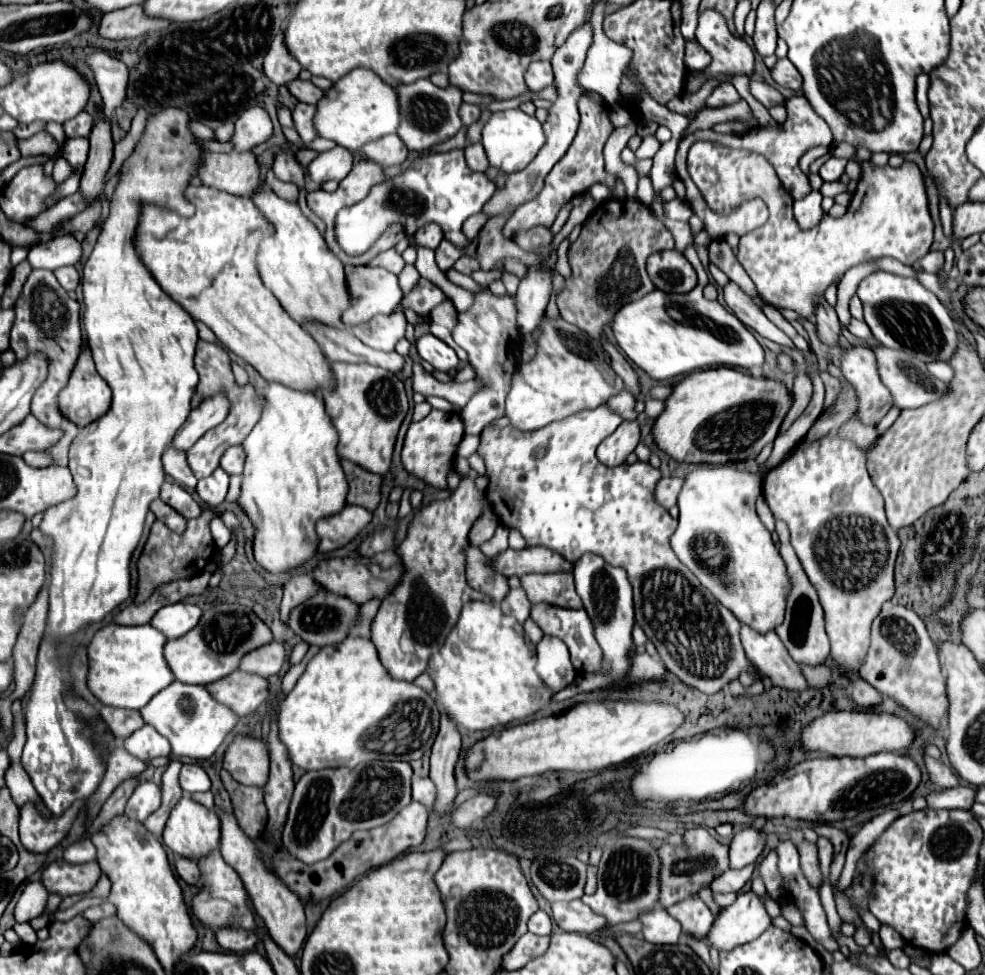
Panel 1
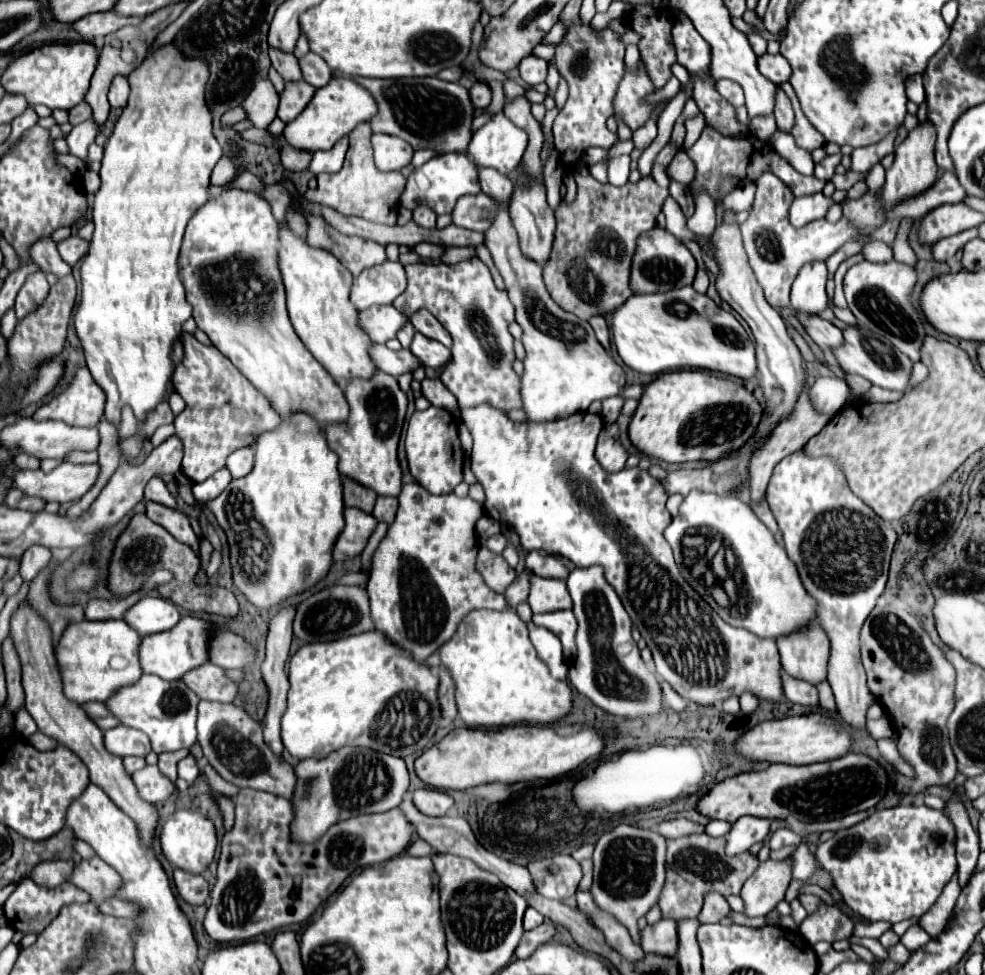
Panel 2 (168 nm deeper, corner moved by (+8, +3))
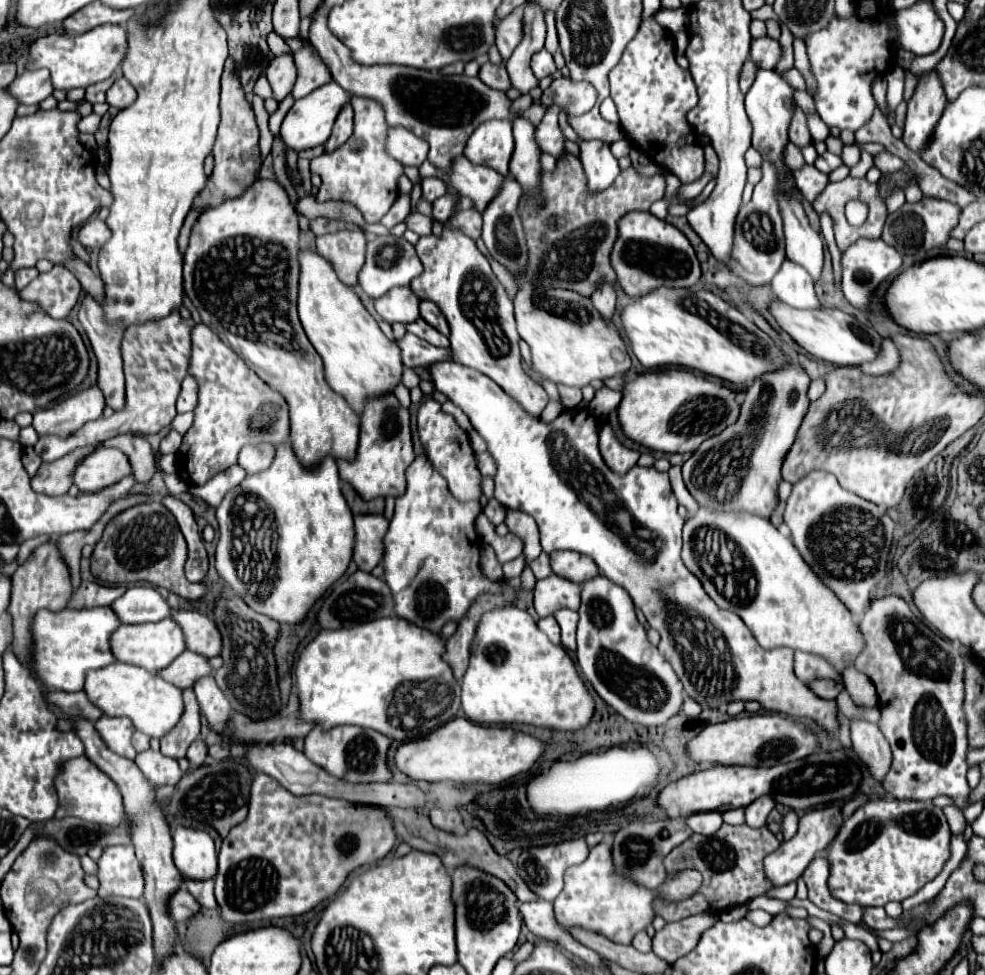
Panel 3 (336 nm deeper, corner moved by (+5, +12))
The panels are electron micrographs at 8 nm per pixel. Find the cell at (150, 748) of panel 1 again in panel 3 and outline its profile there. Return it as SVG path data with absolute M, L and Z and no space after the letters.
M103 715L99 721L95 721L95 727L111 751L129 759L137 755L131 745L131 737L135 733L135 725L131 723L131 719Z

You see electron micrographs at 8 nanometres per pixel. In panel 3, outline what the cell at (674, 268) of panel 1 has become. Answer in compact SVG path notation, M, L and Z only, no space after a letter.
M631 213L619 223L619 239L615 241L611 263L617 273L617 283L629 297L641 297L657 287L693 287L701 279L701 267L689 239L671 223L657 219L651 213Z

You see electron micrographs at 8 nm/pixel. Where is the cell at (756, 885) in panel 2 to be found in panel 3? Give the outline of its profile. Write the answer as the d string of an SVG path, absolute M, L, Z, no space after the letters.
M837 807L807 811L799 821L799 831L795 833L795 837L789 841L783 841L779 845L779 849L773 851L771 855L767 855L763 861L765 877L771 881L771 885L781 887L781 885L787 885L787 883L795 881L797 877L801 877L803 871L807 869L807 865L815 859L815 855L827 847L831 837L835 837L835 831L839 831L841 823L843 823L843 817L841 817L841 811Z

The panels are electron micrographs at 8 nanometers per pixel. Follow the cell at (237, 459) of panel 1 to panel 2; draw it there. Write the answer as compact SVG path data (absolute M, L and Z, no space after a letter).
M240 448L240 450L236 450L236 452L232 452L228 456L226 468L230 470L230 474L234 478L242 478L248 472L252 472L252 464L254 464L254 452L252 452L252 448Z

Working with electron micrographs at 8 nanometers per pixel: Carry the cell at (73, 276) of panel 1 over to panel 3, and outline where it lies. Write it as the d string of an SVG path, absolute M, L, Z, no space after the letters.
M53 265L51 271L39 273L39 277L19 291L23 301L37 303L49 317L67 319L69 311L77 305L81 295L81 283L63 265Z

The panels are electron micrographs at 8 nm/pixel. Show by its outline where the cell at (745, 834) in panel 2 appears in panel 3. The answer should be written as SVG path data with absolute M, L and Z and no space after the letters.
M757 799L749 807L745 807L745 823L749 827L763 827L767 823L767 815L775 807L773 799Z

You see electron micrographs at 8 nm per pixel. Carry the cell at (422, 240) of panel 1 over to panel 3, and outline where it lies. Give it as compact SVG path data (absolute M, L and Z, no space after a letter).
M423 179L423 197L429 203L433 203L435 199L439 199L445 193L447 193L447 187L441 179Z

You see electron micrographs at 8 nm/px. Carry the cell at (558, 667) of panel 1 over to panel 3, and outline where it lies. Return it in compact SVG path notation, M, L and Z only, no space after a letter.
M543 617L537 621L537 627L551 639L551 643L555 645L561 645L561 639L559 639L559 625L555 621L555 617Z

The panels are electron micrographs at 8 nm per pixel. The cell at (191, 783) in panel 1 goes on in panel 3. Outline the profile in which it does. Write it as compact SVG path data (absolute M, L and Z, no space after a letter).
M201 739L193 741L191 747L187 749L187 759L189 759L191 767L195 769L195 767L203 765L203 763L205 763L205 757L207 757L207 745L205 745Z

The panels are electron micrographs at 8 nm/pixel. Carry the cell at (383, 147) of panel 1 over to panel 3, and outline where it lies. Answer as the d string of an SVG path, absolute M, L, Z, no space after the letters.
M389 127L385 151L399 163L419 167L427 159L427 149L427 141L419 139L417 135L411 135L411 131L407 131L405 127Z

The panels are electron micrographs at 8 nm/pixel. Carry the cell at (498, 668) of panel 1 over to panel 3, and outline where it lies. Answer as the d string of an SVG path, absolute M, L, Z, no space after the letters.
M515 605L493 607L481 615L471 641L469 667L461 681L461 705L475 723L525 723L561 731L585 727L595 707L567 651L555 647L537 629L535 619Z

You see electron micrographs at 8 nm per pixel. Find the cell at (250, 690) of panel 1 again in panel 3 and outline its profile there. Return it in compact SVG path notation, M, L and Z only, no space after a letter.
M183 651L183 655L179 655L179 659L175 659L175 663L167 667L167 671L159 671L159 675L163 675L163 679L175 683L181 689L187 689L193 687L199 677L215 675L215 669L211 667L209 657L193 651Z

